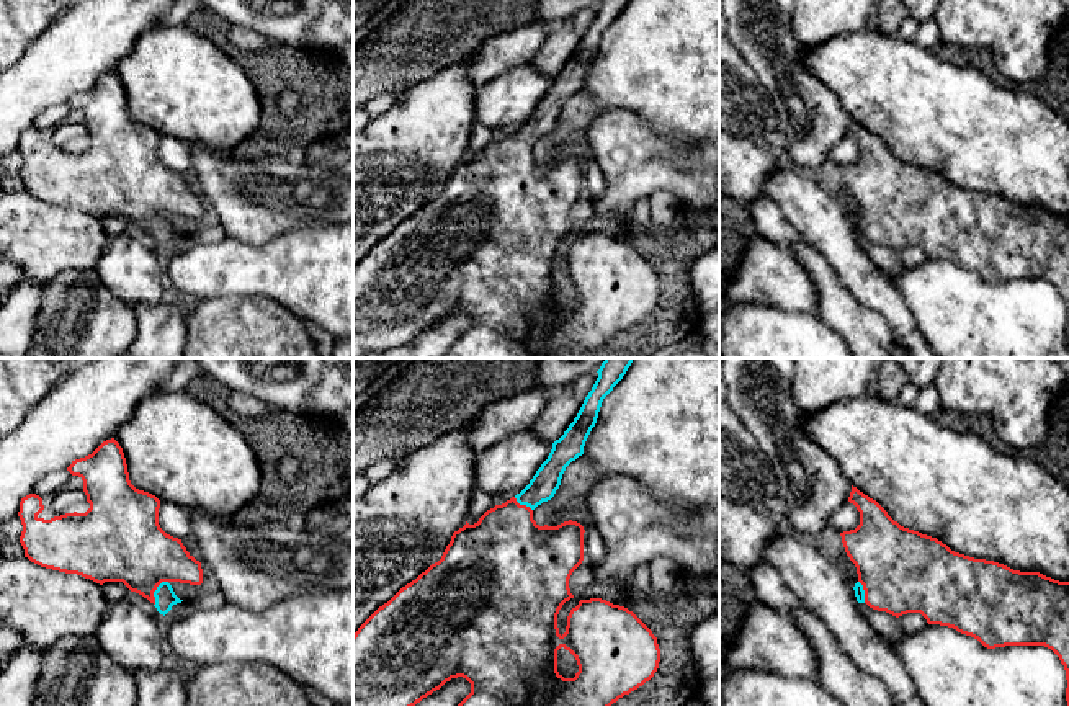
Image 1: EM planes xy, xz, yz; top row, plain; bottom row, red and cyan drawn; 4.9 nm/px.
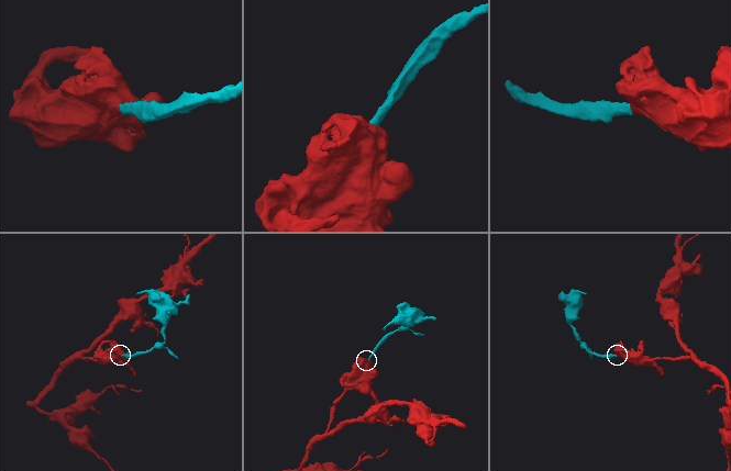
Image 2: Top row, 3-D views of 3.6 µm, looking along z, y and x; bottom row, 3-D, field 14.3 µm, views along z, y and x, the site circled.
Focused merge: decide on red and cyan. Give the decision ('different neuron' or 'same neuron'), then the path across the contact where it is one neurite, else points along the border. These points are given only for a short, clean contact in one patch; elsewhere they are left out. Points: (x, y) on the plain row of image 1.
same neuron; way xy (129, 180), (146, 196), (154, 224), (165, 232)

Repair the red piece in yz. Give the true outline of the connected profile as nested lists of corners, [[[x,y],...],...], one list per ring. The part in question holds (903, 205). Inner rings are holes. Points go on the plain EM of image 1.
[[[852,119],[848,136],[853,137],[860,145],[860,159],[855,163],[840,167],[840,170],[842,170],[842,176],[847,190],[857,201],[858,216],[855,217],[853,224],[858,237],[866,237],[870,242],[878,245],[886,245],[896,252],[907,247],[920,247],[928,258],[953,261],[961,268],[977,273],[987,283],[1005,281],[1005,279],[1044,279],[1051,283],[1059,291],[1066,304],[1066,314],[1067,314],[1066,335],[1067,335],[1067,345],[1069,345],[1069,216],[1059,216],[1040,206],[1013,204],[994,194],[974,193],[974,191],[955,186],[937,172],[901,160],[897,155],[894,155],[888,149],[888,145],[876,134],[870,132],[853,119]]]

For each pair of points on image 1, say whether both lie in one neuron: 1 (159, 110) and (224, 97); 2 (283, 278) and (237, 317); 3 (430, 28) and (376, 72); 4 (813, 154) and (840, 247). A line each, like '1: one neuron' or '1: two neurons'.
1: one neuron
2: two neurons
3: one neuron
4: two neurons

